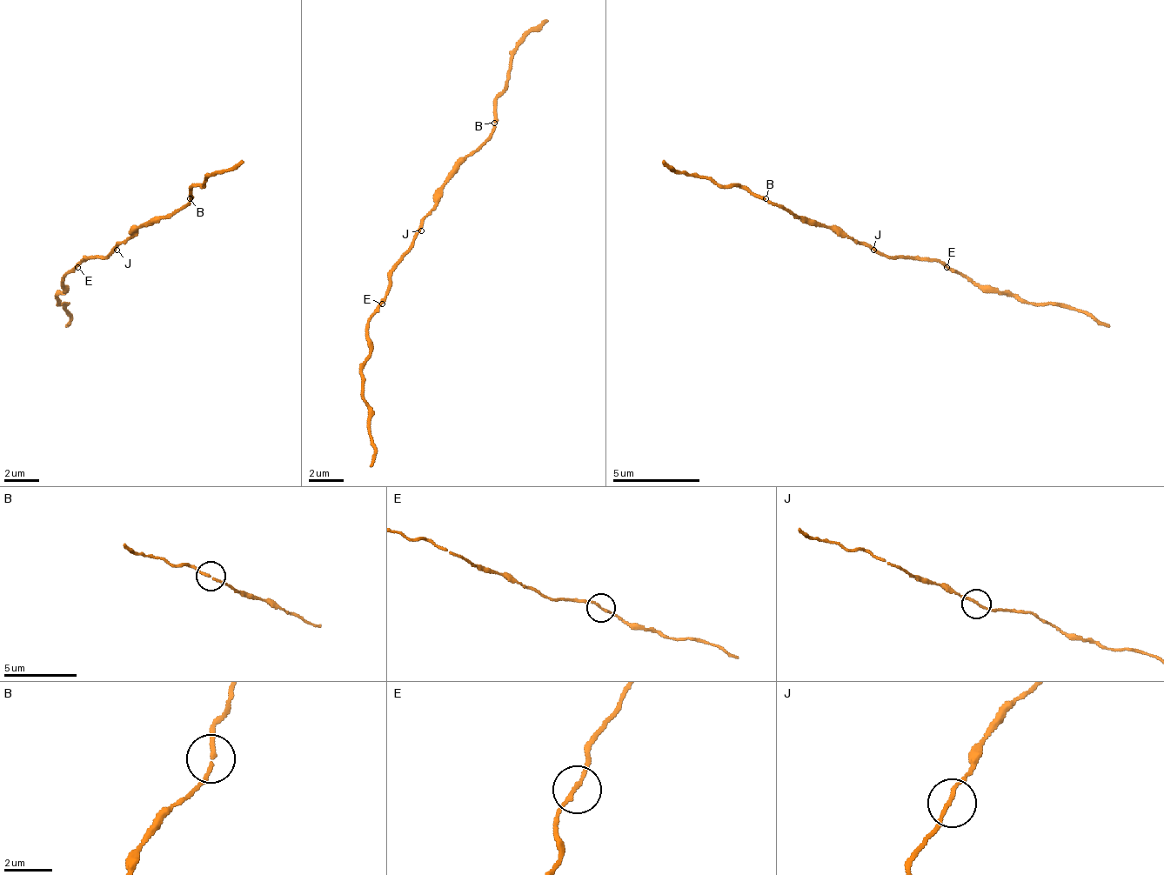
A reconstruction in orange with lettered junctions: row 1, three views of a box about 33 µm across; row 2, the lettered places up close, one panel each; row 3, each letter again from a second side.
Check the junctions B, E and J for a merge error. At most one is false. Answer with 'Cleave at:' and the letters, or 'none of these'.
Cleave at: none of these

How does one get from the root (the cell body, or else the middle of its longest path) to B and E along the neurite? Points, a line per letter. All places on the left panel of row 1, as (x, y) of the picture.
B: (112, 250), (134, 228), (147, 228), (151, 223), (169, 219), (177, 210), (182, 210), (190, 202), (190, 197)
E: (112, 250), (103, 258), (86, 258), (77, 267)

